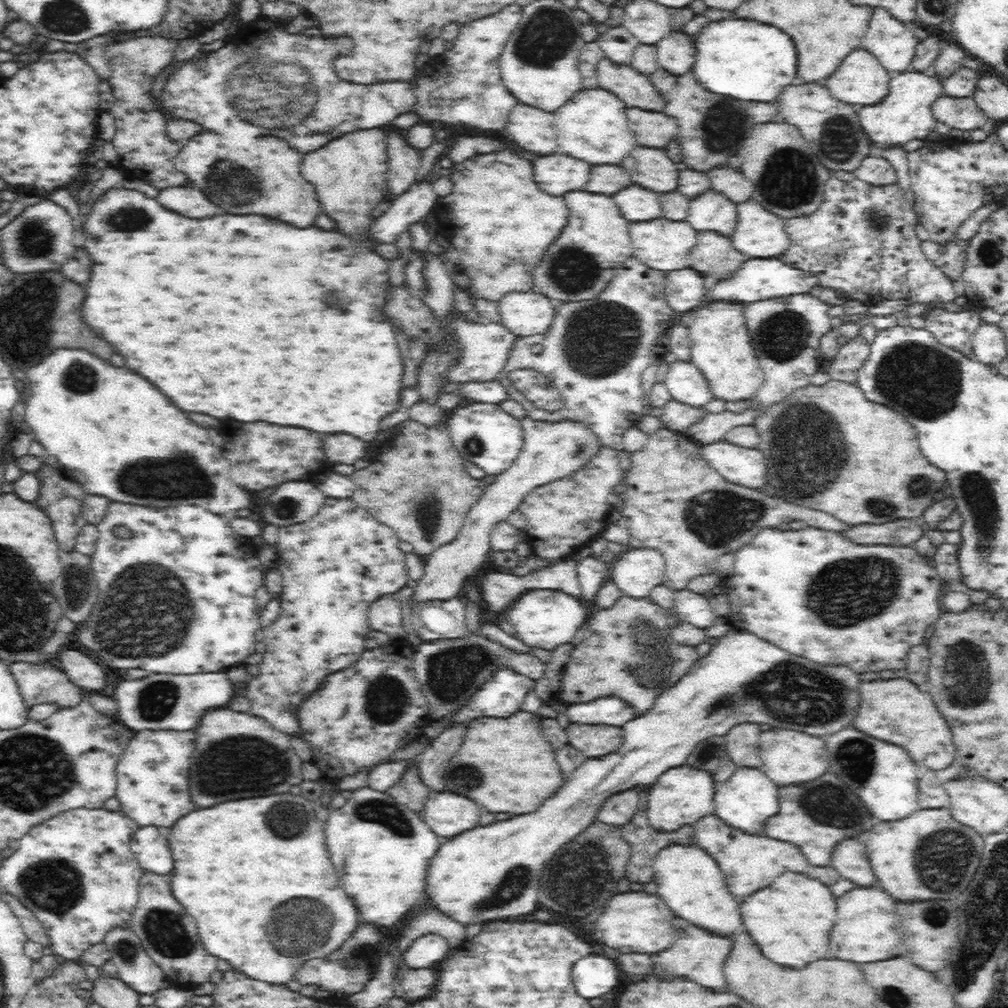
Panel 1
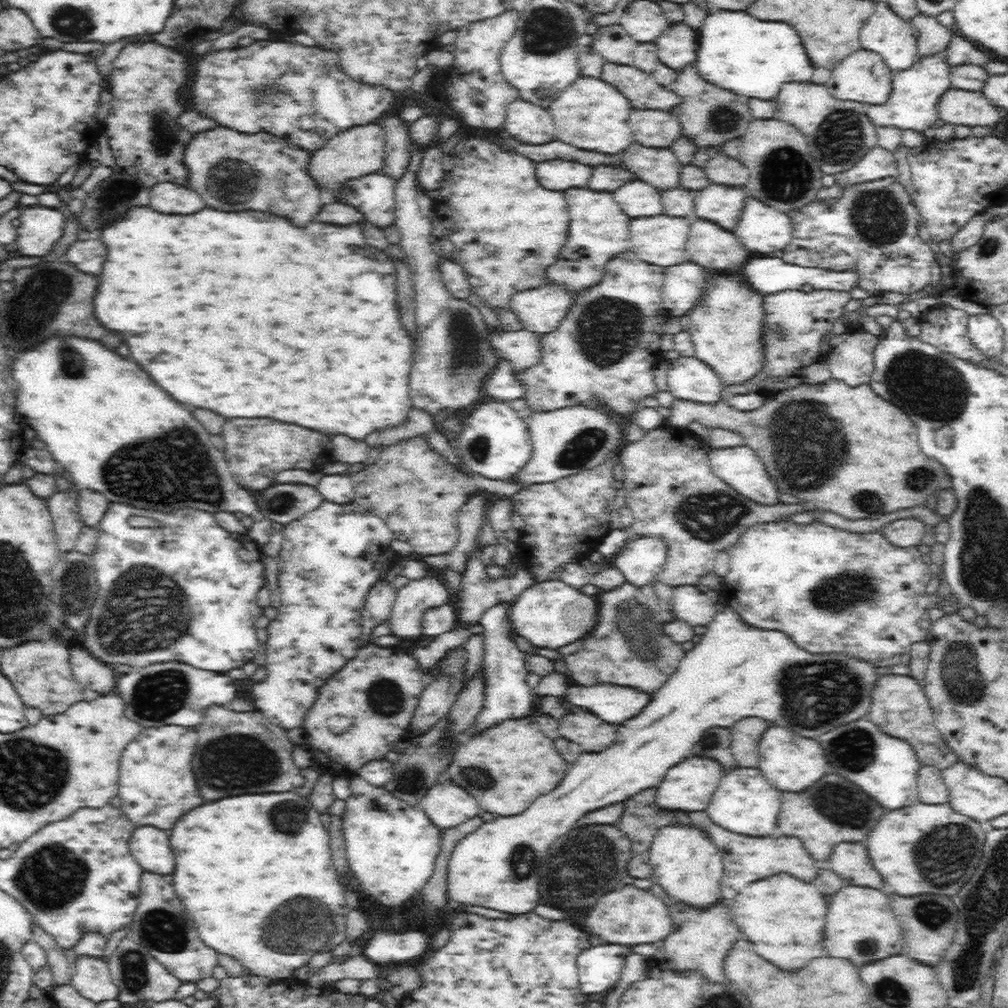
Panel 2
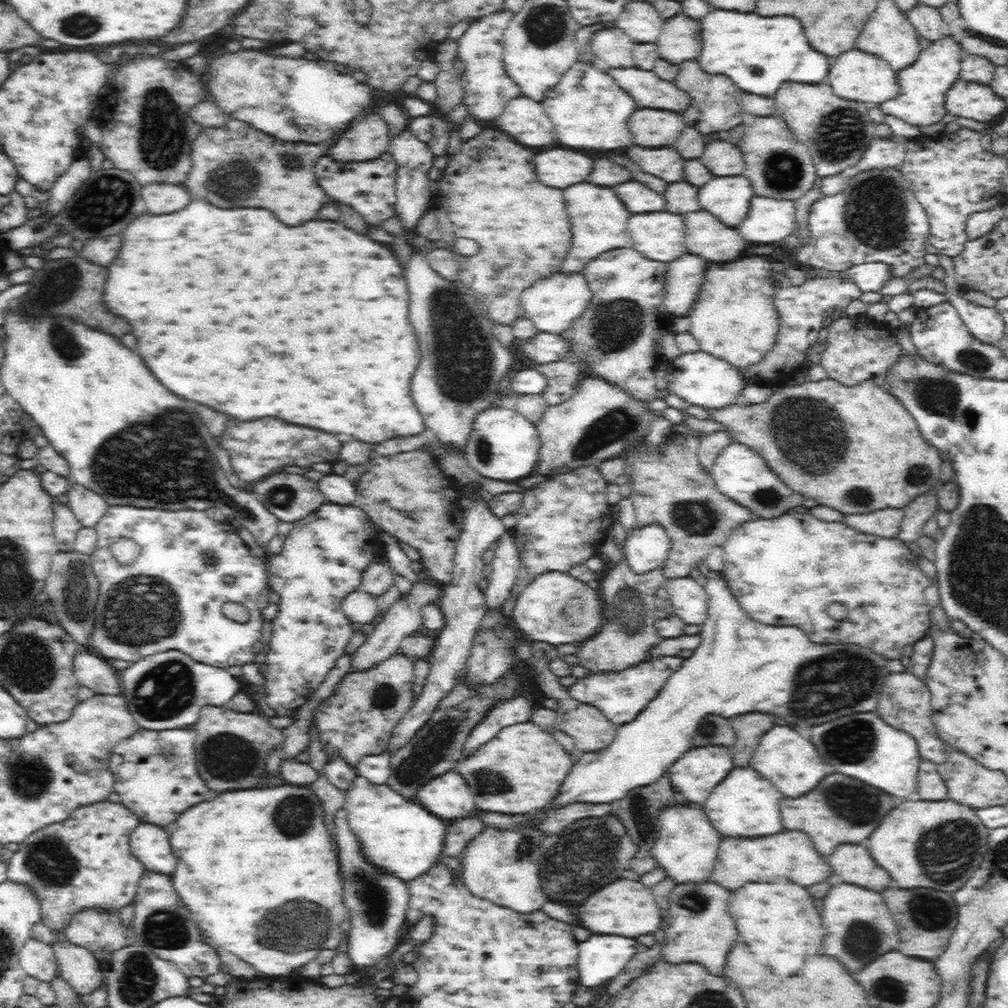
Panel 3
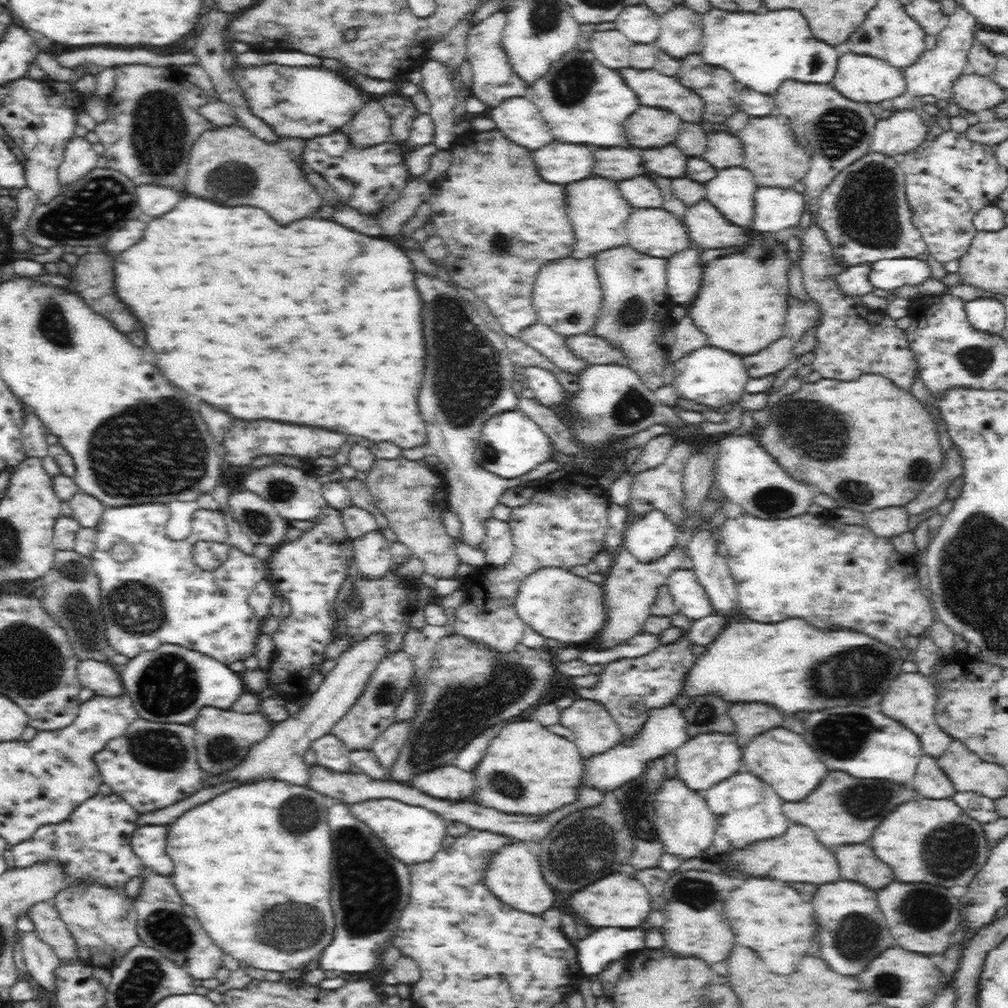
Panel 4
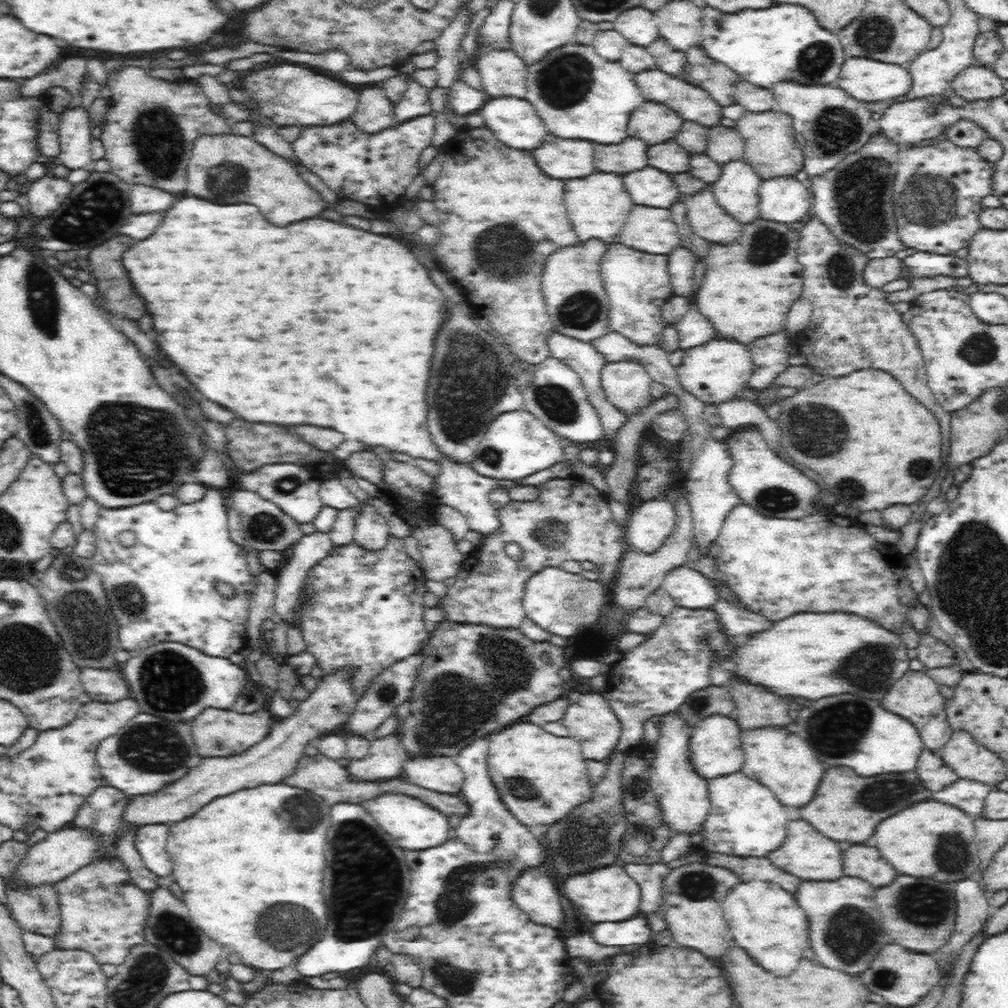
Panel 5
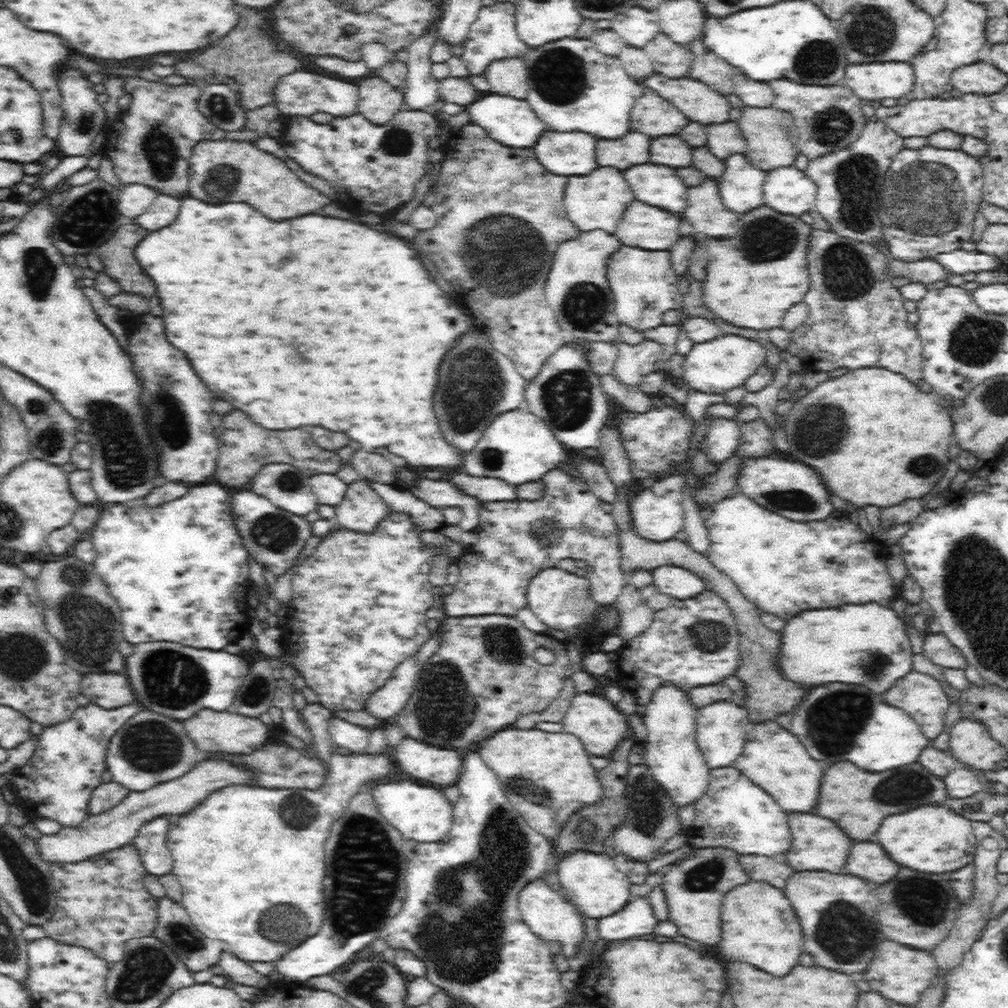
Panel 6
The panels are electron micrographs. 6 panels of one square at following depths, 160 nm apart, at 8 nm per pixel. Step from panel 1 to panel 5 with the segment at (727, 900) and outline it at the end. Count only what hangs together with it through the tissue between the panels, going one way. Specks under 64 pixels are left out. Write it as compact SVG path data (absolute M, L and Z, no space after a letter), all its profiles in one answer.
M672 713L662 715L663 727L659 730L659 740L654 749L656 758L651 766L650 776L646 783L647 788L653 790L661 810L662 820L668 830L672 830L674 835L684 834L684 836L700 835L704 826L708 822L707 818L711 811L707 782L700 779L688 760L688 738L685 732L688 727L684 721L678 719Z

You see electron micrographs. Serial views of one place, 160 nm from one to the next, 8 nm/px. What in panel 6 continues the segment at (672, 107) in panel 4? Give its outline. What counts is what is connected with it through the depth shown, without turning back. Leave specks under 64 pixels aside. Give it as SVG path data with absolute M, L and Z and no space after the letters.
M658 72L642 80L642 84L654 90L660 98L672 102L686 118L700 124L728 122L730 106L724 96L710 86L688 78L666 78Z

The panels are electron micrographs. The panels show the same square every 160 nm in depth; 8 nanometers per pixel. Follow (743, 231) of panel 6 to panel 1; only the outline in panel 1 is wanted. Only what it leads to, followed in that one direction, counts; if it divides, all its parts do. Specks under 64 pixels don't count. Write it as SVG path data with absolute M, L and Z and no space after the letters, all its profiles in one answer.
M738 303L704 304L696 311L693 323L689 326L689 339L692 341L690 363L694 363L706 379L712 400L755 401L756 392L764 382L764 372L744 323L742 308Z

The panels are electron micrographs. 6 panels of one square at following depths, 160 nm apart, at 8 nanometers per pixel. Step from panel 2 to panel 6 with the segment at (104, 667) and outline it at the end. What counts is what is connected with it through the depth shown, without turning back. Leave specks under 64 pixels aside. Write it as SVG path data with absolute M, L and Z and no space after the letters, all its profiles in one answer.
M86 674L82 678L82 693L102 708L118 708L134 703L134 694L126 676L110 674Z

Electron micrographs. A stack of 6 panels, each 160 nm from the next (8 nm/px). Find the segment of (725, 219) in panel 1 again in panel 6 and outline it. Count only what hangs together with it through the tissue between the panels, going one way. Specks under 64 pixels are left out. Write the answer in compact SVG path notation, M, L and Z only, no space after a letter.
M744 154L729 156L723 163L724 172L716 179L721 204L738 216L762 208L766 173L751 165Z

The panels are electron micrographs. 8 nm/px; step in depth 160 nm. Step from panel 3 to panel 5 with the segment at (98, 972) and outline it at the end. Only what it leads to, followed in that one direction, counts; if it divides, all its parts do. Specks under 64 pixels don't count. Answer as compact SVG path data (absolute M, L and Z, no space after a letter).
M52 886L30 889L25 893L7 894L12 918L17 921L20 932L39 934L48 938L56 938L61 932L61 916L58 904L59 895Z

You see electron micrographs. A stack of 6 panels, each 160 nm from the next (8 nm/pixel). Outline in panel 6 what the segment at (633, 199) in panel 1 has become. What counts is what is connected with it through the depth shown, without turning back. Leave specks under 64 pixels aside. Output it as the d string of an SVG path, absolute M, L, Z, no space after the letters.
M642 164L624 172L635 201L664 210L682 213L685 209L687 188L674 168L658 164Z

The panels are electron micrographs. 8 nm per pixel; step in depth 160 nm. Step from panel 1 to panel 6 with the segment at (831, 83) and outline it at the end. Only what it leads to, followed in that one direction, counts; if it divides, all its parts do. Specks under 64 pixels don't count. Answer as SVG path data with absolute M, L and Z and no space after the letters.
M910 62L848 63L840 84L850 88L861 100L876 101L884 98L902 98L915 86L915 75Z

